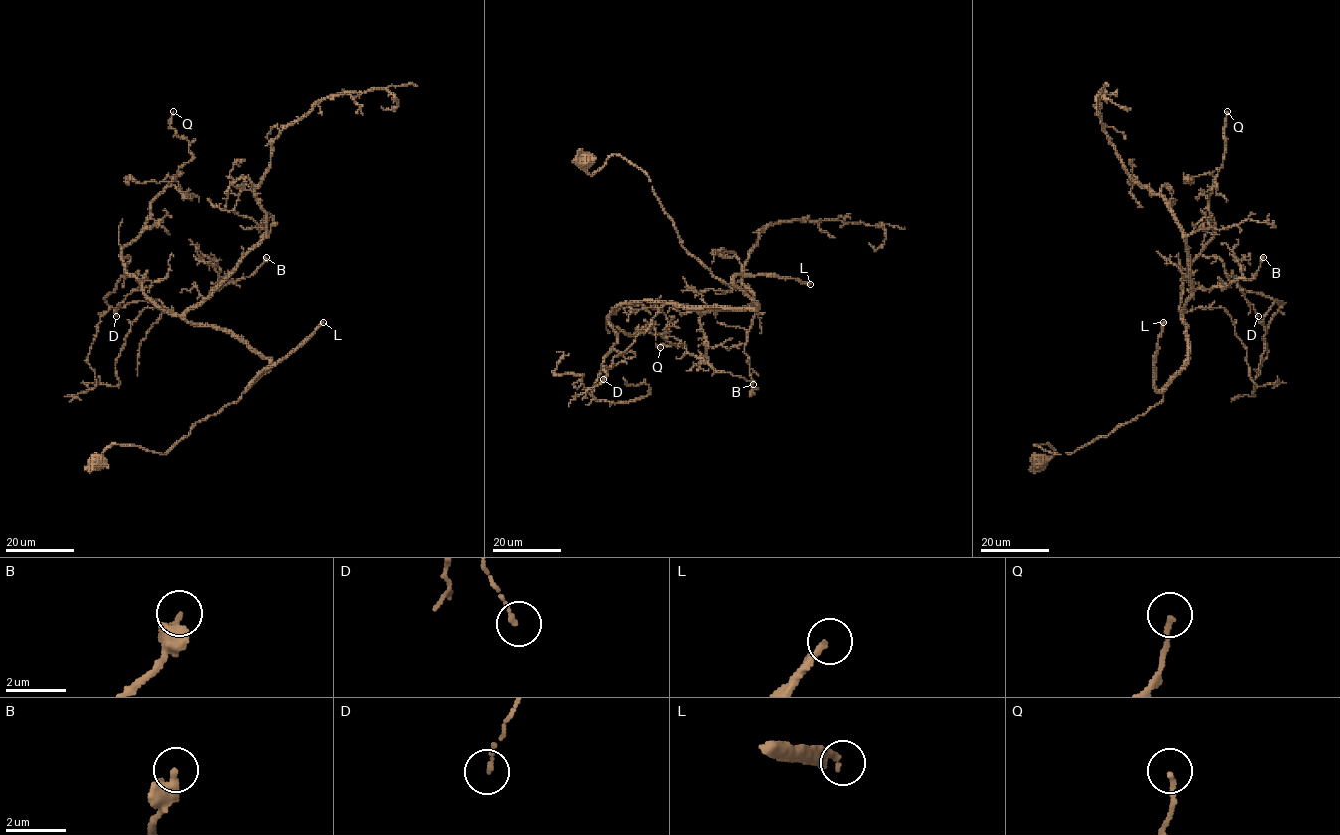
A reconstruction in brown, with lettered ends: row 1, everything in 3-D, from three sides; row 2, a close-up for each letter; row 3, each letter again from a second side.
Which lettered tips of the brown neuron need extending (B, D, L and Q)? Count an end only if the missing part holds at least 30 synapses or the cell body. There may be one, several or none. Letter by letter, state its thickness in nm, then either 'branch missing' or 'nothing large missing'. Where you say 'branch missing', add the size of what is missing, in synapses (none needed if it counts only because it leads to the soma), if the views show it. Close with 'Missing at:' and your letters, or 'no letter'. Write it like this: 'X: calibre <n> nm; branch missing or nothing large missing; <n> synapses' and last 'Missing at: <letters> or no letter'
B: calibre 500 nm; nothing large missing
D: calibre 120 nm; nothing large missing
L: calibre 240 nm; branch missing; 900 synapses
Q: calibre 150 nm; nothing large missing
Missing at: L

